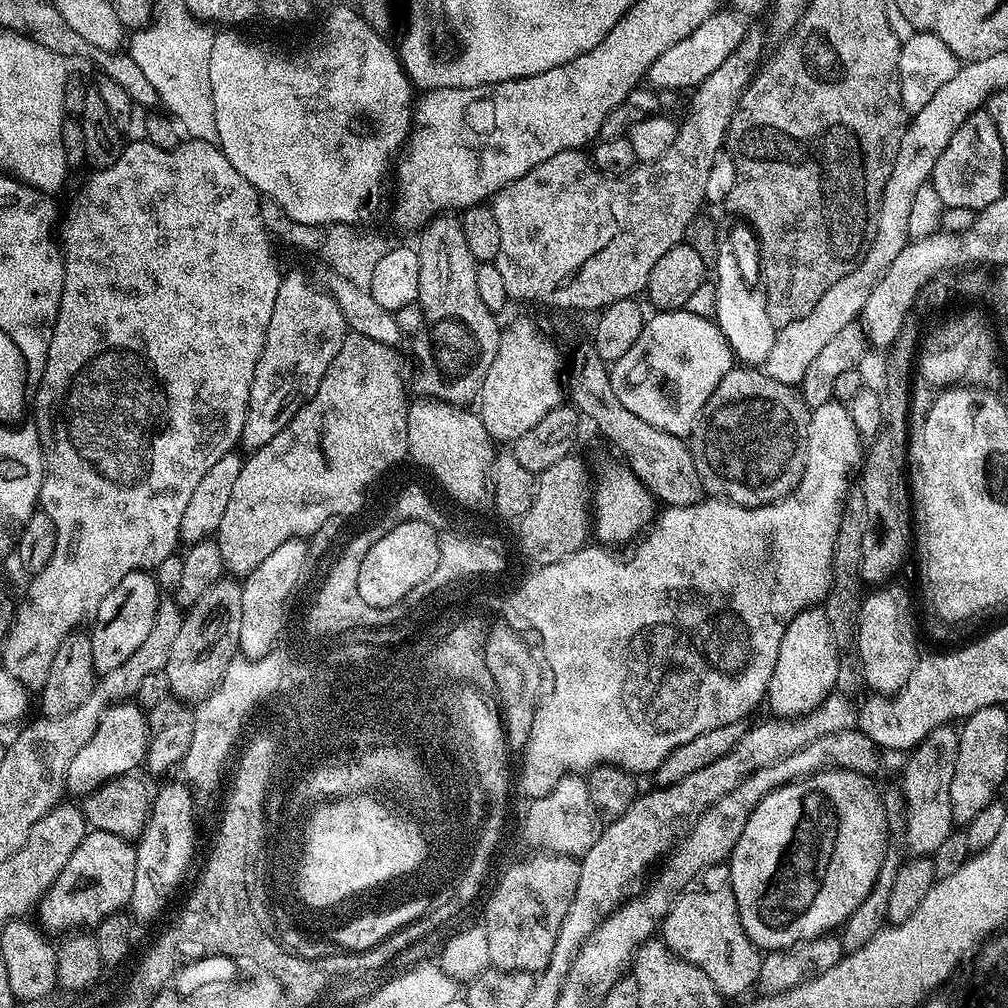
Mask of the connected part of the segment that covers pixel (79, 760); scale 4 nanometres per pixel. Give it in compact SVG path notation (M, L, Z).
M113 702L102 714L94 738L78 750L74 762L70 762L67 791L77 798L83 798L116 776L127 776L137 771L136 767L145 763L148 754L148 718L145 709L135 702Z

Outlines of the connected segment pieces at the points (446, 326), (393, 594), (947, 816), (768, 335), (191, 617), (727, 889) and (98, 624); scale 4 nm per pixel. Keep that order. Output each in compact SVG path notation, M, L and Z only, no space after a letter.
M441 214L432 217L419 229L420 273L418 274L418 303L424 311L424 328L415 337L412 352L416 355L416 364L420 373L416 376L417 393L434 400L444 400L448 404L467 405L467 400L475 401L480 395L480 387L486 378L486 370L490 370L490 362L494 362L494 354L498 354L498 346L502 339L502 331L496 325L497 317L486 310L482 298L478 295L477 260L470 254L470 246L466 246L466 238L462 235L460 217L456 214Z
M420 521L393 523L382 534L382 538L378 538L378 542L366 550L362 566L358 566L358 594L372 608L391 608L416 586L422 585L426 579L426 570L433 568L438 560L437 529Z
M955 727L935 728L926 738L907 753L904 764L904 802L906 807L905 838L908 838L910 853L917 857L931 857L950 838L954 831L950 784L954 782L954 770L958 762L960 733Z
M728 226L720 228L720 241L718 242L718 258L714 265L716 278L716 311L714 323L724 336L725 343L732 350L737 361L748 366L763 365L776 341L777 329L772 327L768 311L766 310L766 296L763 287L751 288L744 277L744 270L740 266L738 253L730 247L730 234L733 229Z
M225 574L218 582L214 582L214 586L210 586L210 590L202 594L202 598L195 600L184 612L182 630L178 630L178 638L174 641L174 647L170 650L170 658L163 670L170 682L171 695L185 702L199 702L216 689L222 674L226 674L226 666L230 666L230 662L236 659L240 651L243 589L243 583L239 579Z
M727 863L715 864L700 871L696 879L688 883L687 888L671 901L668 915L664 917L662 925L662 938L676 954L686 962L698 966L710 982L714 982L716 991L721 997L743 997L748 987L755 985L760 979L761 949L742 930L742 922L738 914L738 902L734 898L732 889L732 869Z
M151 571L131 572L102 598L102 606L98 606L96 615L90 624L90 635L94 646L94 666L97 673L118 670L138 646L150 635L154 627L154 614L162 599L160 587L156 584L155 575Z

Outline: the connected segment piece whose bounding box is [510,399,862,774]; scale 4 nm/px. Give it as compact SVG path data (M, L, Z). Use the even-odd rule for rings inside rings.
M828 400L822 406L811 409L808 418L808 437L806 438L806 462L804 463L804 473L802 478L798 482L798 486L790 495L783 496L780 500L774 504L763 504L757 508L747 508L741 504L731 504L728 500L717 500L715 498L702 498L696 504L690 506L674 506L673 508L665 507L664 513L651 521L650 527L639 537L638 542L640 545L633 550L629 556L619 556L618 551L613 550L608 546L601 546L599 543L592 542L587 546L579 548L574 554L570 554L566 558L562 558L558 562L550 562L549 564L541 564L532 572L520 585L518 583L512 588L514 599L512 604L516 604L516 608L511 608L511 614L517 613L518 618L522 618L523 621L527 621L535 625L536 628L543 632L543 635L548 640L549 656L552 660L552 667L558 669L558 680L560 681L560 688L556 688L556 696L549 699L547 703L544 703L542 712L542 728L564 728L564 734L562 734L562 766L566 766L566 774L580 774L585 770L591 770L598 764L619 764L621 768L624 768L627 772L633 774L641 774L640 772L648 772L648 774L655 773L656 767L662 763L667 756L675 750L678 746L686 746L686 742L692 741L694 738L698 738L698 734L706 734L706 730L715 730L717 726L730 726L730 722L738 722L739 720L748 720L751 717L751 712L755 710L759 704L765 703L768 695L768 683L770 682L770 674L774 674L774 662L778 662L778 646L782 646L782 634L786 634L786 625L794 619L798 614L802 614L802 610L807 608L815 608L823 605L824 599L828 597L828 591L832 585L832 555L834 554L834 542L838 538L838 526L842 522L842 514L844 513L844 499L848 496L848 490L850 487L850 481L848 481L848 474L852 470L852 466L857 465L858 459L862 454L862 437L858 434L858 430L854 426L852 421L852 413L849 405L841 404L839 400ZM574 598L576 602L580 602L584 608L586 608L586 624L582 630L590 630L590 632L564 632L568 630L568 626L556 626L556 602L560 604L560 600L570 600Z

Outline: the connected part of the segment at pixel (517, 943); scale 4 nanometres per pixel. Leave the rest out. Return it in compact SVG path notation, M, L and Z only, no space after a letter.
M528 854L522 862L511 866L508 876L504 876L504 884L500 884L500 892L496 891L492 908L485 908L482 917L482 927L486 930L486 938L490 942L491 967L499 968L503 972L543 972L550 962L550 954L554 952L558 930L562 930L562 918L566 918L566 910L570 910L570 902L574 902L579 873L580 860L577 857L559 854Z

